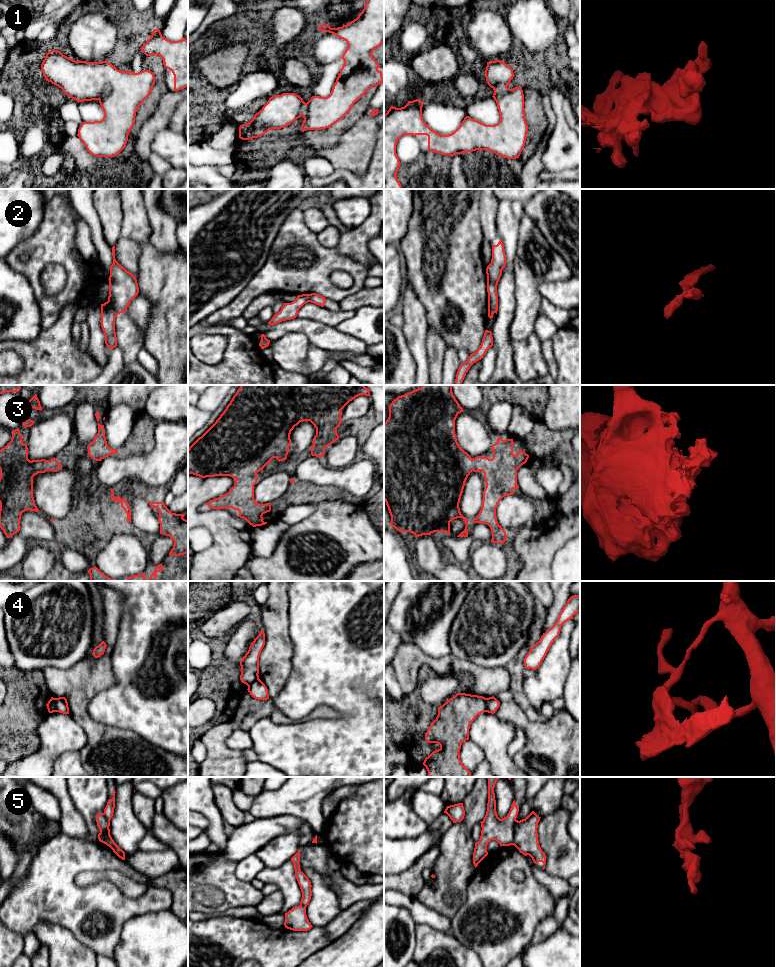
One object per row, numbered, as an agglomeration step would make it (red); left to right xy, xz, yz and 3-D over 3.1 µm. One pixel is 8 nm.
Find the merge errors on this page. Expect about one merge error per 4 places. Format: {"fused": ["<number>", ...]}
{"fused": ["2", "4", "5"]}

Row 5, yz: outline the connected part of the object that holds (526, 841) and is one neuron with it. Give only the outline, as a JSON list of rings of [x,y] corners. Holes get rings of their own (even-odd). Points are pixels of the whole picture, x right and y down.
[[[532,811],[525,819],[520,821],[515,820],[514,827],[515,827],[515,837],[513,841],[513,845],[519,850],[520,853],[527,856],[529,855],[535,864],[542,862],[544,864],[543,870],[545,869],[546,864],[546,855],[542,851],[539,841],[538,841],[538,823],[540,818],[534,811]]]

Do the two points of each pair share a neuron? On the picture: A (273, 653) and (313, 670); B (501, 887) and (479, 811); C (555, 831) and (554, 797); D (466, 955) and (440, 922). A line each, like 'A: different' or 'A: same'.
A: different
B: different
C: different
D: different

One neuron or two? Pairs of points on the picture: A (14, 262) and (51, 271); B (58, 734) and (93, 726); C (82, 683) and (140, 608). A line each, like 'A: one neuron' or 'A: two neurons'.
A: two neurons
B: two neurons
C: two neurons

